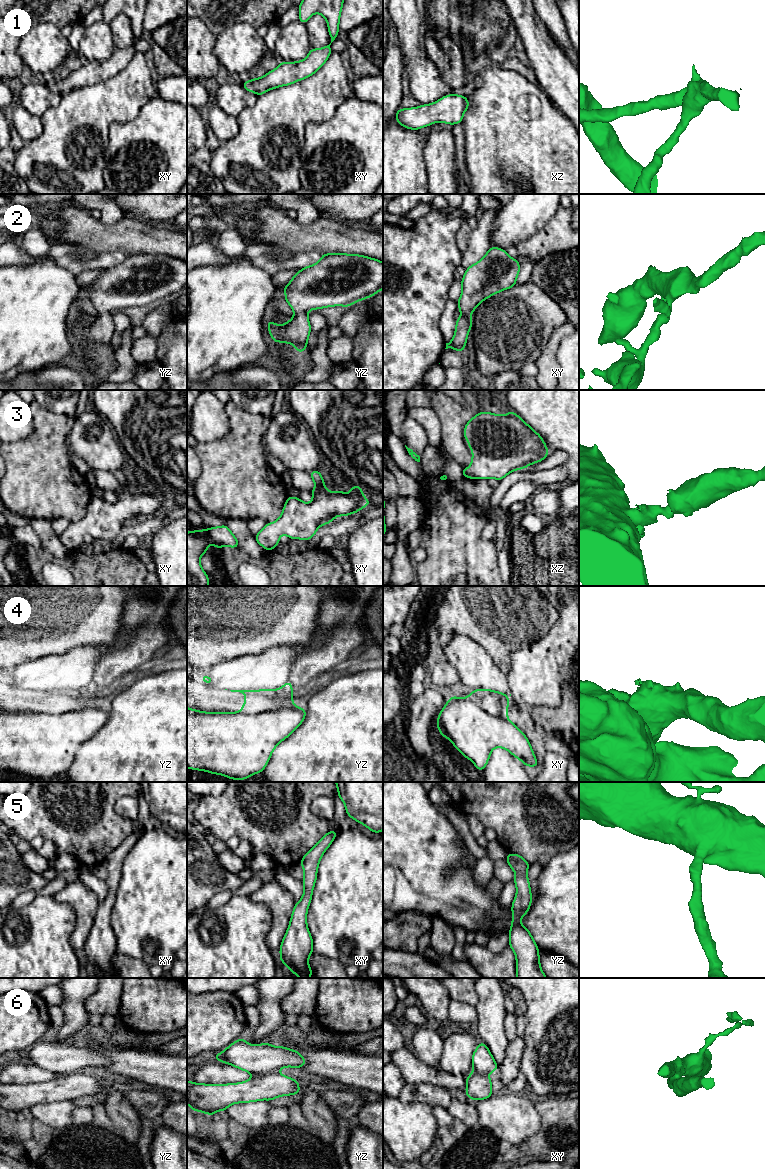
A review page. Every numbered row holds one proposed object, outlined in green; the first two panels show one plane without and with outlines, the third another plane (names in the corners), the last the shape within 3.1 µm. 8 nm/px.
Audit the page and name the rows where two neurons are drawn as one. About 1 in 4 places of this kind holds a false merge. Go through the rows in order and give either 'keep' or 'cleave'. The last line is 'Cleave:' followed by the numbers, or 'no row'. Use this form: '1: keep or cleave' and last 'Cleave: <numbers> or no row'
1: keep
2: keep
3: keep
4: cleave
5: keep
6: cleave
Cleave: 4, 6

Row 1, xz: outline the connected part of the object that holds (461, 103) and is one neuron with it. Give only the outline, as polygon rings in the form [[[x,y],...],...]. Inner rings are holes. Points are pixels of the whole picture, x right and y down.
[[[452,93],[431,104],[407,109],[399,108],[395,117],[401,126],[418,130],[437,122],[460,124],[468,107],[469,100],[465,96]]]

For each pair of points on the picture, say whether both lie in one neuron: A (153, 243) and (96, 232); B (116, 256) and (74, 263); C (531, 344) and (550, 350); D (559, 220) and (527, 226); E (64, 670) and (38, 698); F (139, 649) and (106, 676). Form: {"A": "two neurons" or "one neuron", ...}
{"A": "one neuron", "B": "one neuron", "C": "two neurons", "D": "two neurons", "E": "two neurons", "F": "one neuron"}

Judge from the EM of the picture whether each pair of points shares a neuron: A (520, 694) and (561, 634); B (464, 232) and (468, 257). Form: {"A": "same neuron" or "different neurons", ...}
{"A": "same neuron", "B": "different neurons"}

